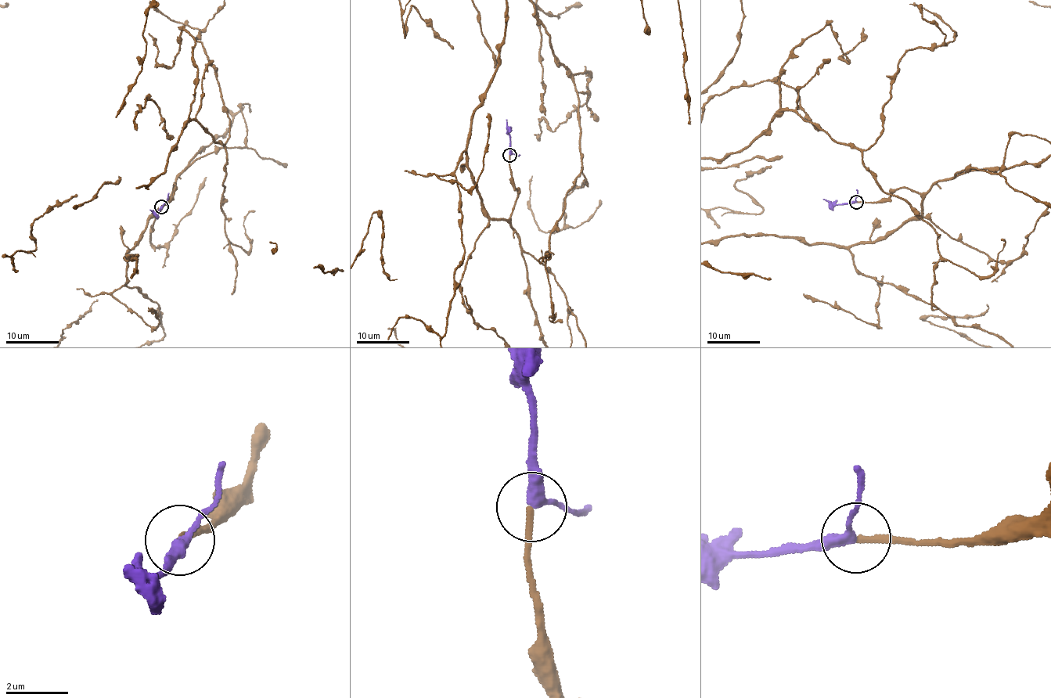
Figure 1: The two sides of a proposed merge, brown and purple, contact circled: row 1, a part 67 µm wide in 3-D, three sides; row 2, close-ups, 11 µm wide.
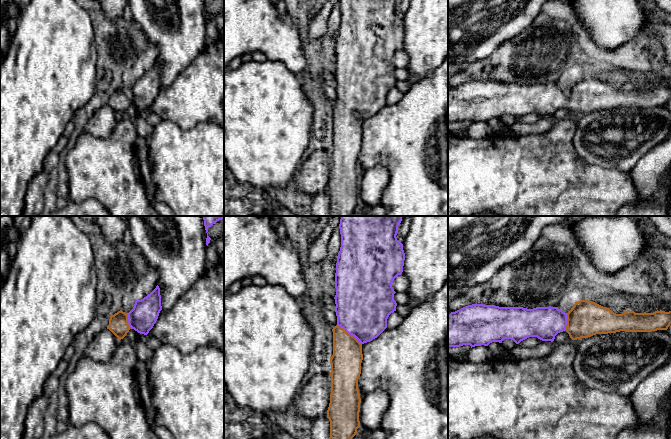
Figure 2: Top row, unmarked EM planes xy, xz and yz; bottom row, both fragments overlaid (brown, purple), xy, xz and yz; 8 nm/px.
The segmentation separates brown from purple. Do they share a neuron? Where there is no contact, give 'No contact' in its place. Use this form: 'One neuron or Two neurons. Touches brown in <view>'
One neuron. Touches brown in xz

